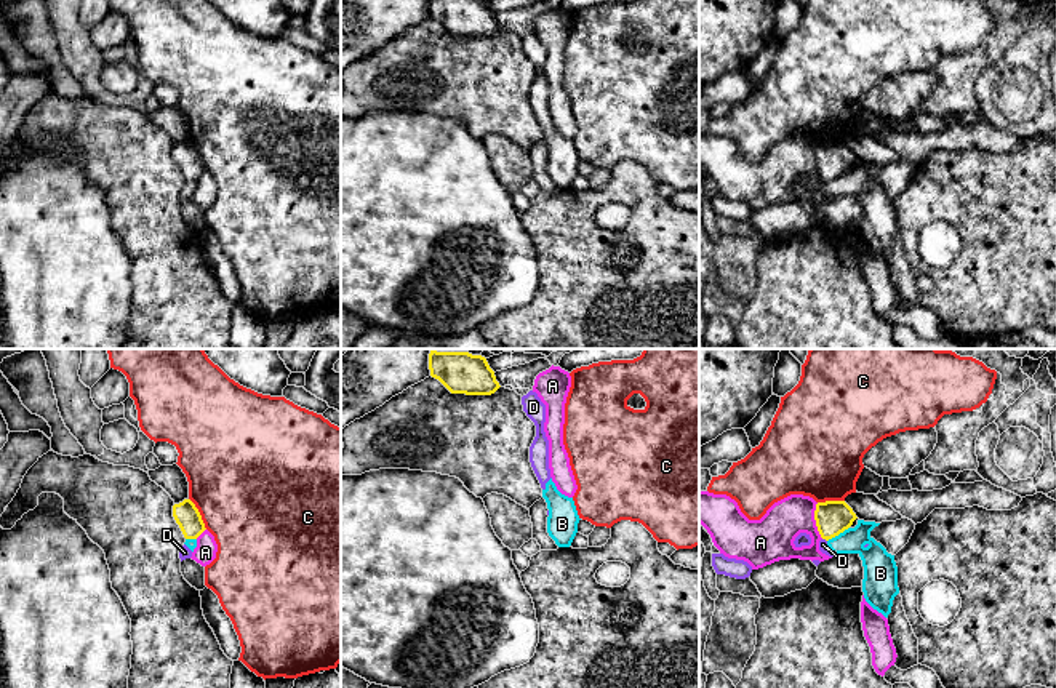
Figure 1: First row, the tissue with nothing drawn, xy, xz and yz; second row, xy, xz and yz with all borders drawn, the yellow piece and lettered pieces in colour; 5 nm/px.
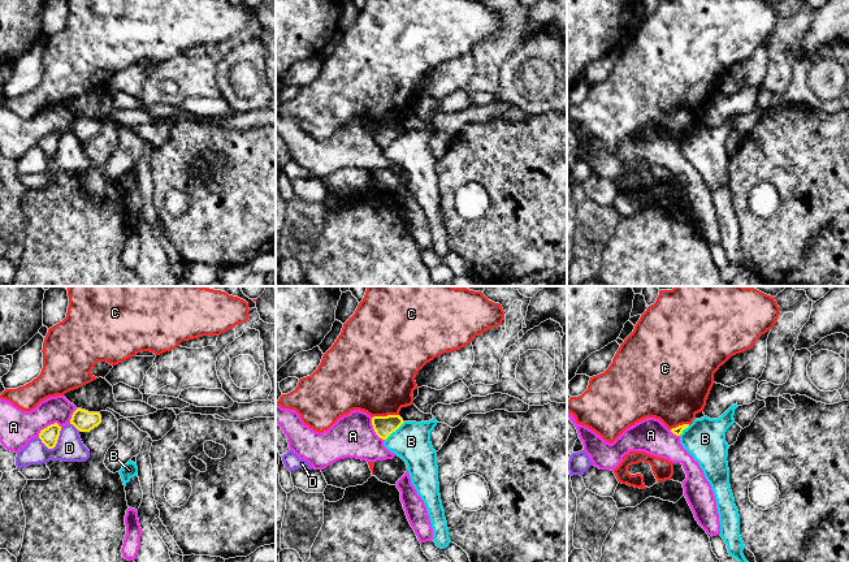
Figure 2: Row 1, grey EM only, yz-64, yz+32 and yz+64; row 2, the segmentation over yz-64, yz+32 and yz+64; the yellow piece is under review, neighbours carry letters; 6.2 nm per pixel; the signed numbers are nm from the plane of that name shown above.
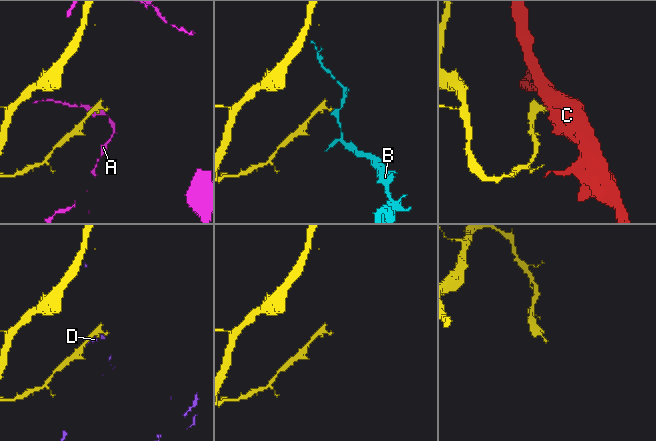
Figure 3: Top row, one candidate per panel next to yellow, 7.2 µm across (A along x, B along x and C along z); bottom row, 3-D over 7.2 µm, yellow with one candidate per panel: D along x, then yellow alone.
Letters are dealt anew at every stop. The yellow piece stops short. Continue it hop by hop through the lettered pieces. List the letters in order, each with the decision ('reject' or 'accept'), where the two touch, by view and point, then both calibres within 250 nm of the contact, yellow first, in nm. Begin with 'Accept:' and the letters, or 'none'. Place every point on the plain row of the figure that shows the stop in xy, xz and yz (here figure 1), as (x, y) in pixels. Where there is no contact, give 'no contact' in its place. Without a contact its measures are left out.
Accept: none
A: reject; contact yz (815, 160); calibres 180 and 220 nm
B: reject; contact yz (837, 176); calibres 180 and 150 nm
C: reject; contact xy (199, 156); calibres 120 and 480 nm
D: reject; contact yz (824, 180); calibres 180 and 50 nm

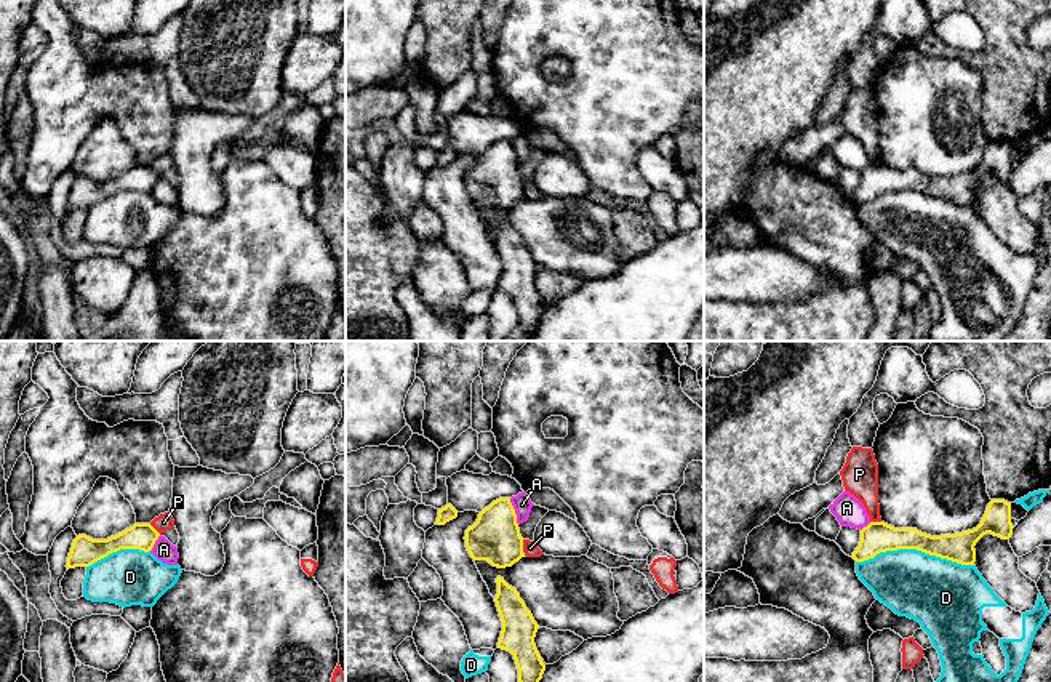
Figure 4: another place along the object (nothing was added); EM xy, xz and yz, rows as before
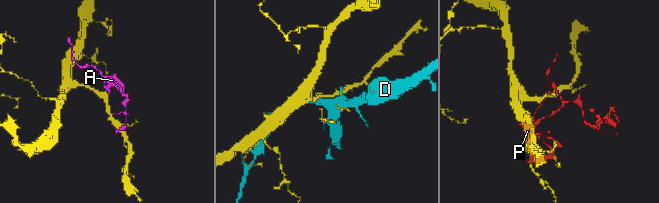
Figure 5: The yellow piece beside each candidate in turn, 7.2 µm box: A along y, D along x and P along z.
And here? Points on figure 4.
Accept: none
A: reject; contact xz (514, 152); calibres 240 and 90 nm
D: reject; contact yz (915, 189); calibres 160 and 340 nm
P: reject; contact xz (522, 189); calibres 240 and 80 nm

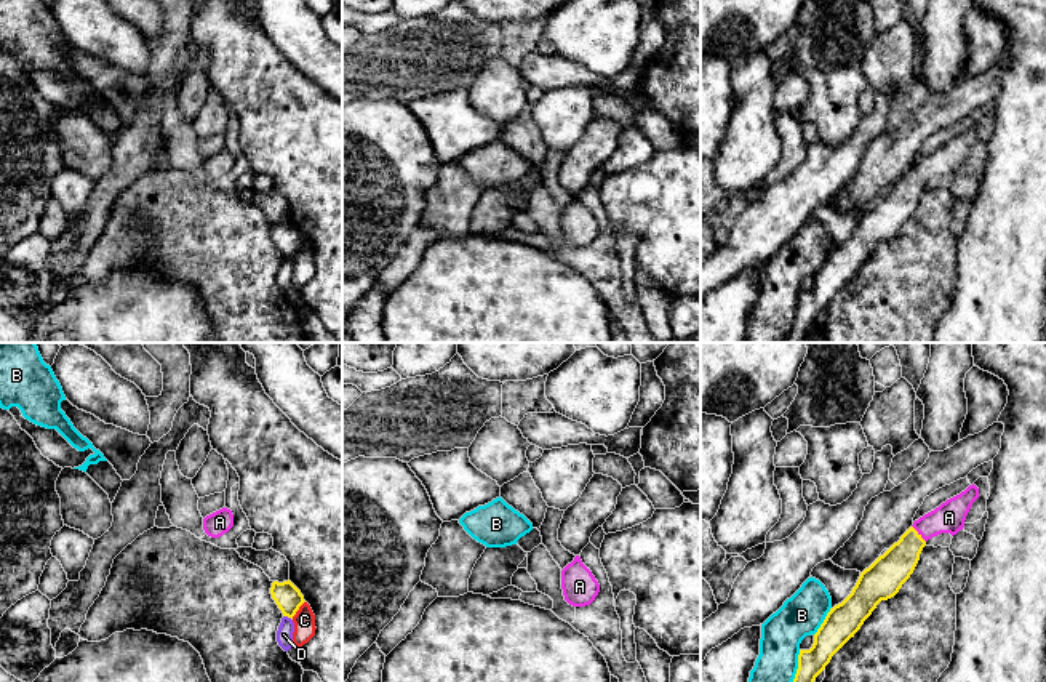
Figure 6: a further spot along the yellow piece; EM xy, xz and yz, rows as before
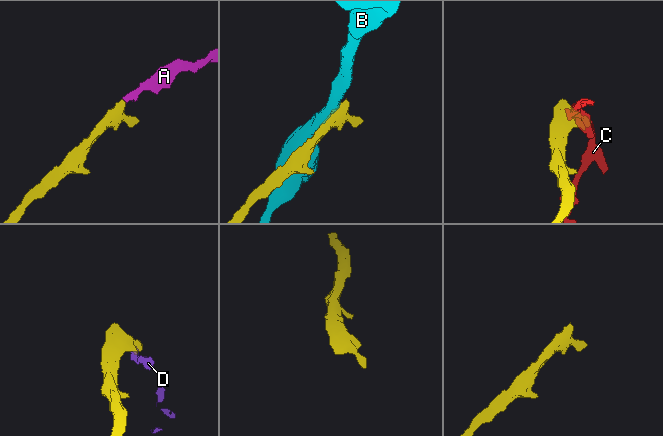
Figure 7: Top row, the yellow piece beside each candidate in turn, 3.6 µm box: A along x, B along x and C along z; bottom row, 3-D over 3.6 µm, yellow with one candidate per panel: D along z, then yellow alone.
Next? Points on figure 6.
Accept: A
A: accept; contact yz (917, 175); calibres 180 and 160 nm
B: reject; contact yz (795, 317); calibres 150 and 220 nm
C: reject; contact xy (298, 250); calibres 140 and 110 nm
D: reject; contact xy (288, 258); calibres 140 and 80 nm

